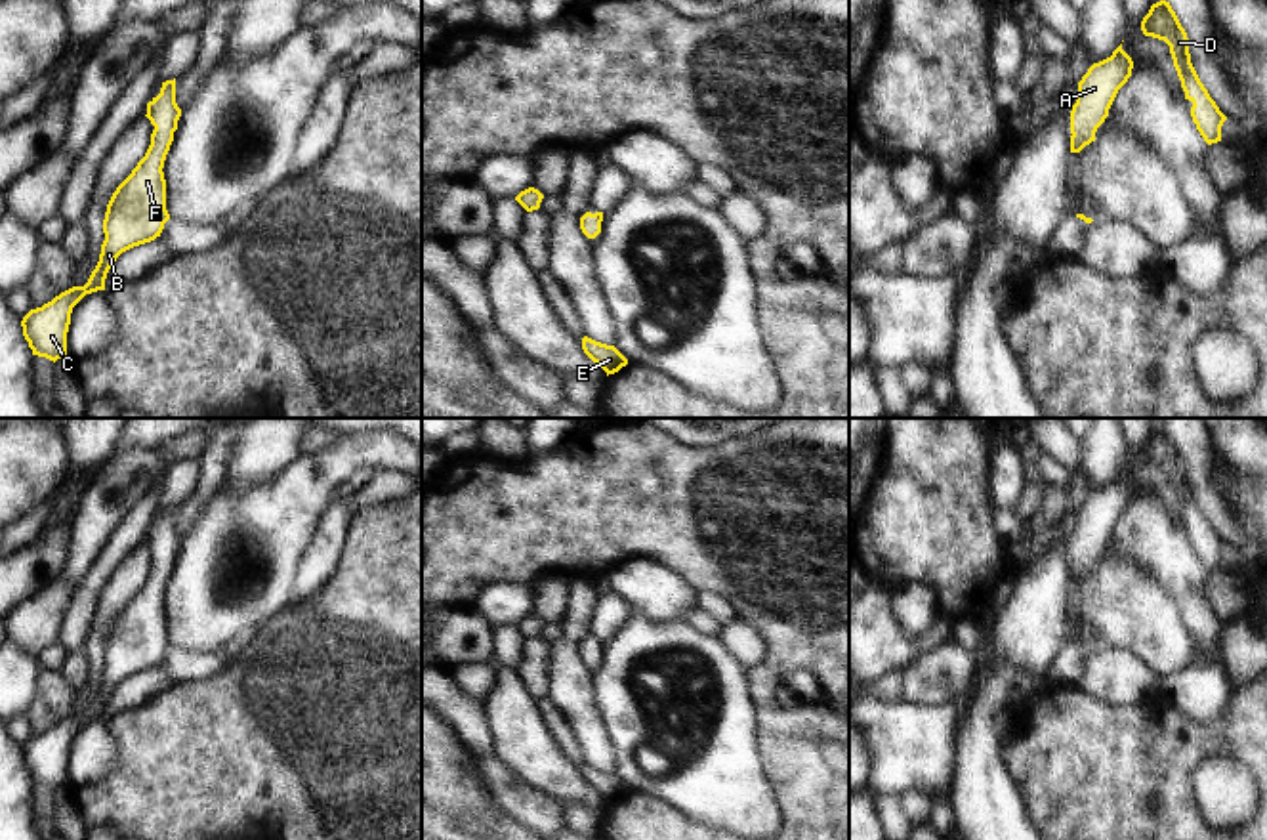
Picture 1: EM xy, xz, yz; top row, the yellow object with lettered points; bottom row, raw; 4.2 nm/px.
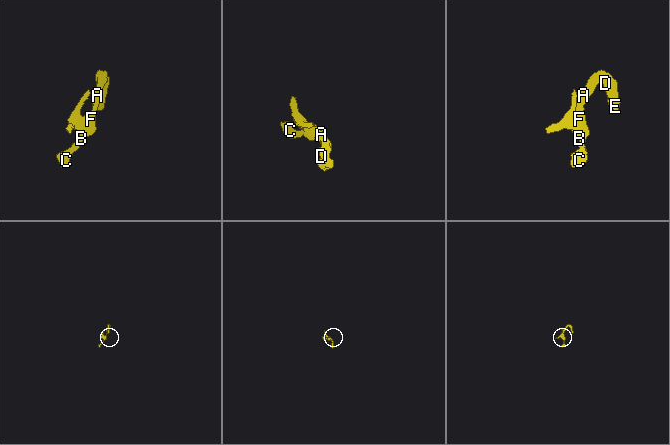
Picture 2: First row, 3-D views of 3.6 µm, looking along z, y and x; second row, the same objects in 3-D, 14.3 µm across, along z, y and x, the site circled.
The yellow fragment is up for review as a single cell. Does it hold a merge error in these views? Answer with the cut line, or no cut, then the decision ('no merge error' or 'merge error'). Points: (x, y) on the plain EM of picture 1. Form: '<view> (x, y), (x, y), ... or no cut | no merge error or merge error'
no cut | no merge error

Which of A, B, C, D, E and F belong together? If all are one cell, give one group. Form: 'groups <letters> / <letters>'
groups A B C D E F

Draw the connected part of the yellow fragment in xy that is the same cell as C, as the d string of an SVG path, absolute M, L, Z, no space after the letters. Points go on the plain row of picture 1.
M176 506L162 510L160 521L147 531L145 544L155 554L151 573L107 632L105 668L88 710L61 720L42 735L31 737L21 748L32 783L53 790L65 785L73 735L86 722L105 718L107 701L116 685L160 664L164 651L170 647L162 596L181 544L176 531Z

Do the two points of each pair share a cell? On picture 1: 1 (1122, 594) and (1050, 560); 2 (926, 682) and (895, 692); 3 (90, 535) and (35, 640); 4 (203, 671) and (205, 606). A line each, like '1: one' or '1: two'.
1: two
2: two
3: two
4: two

